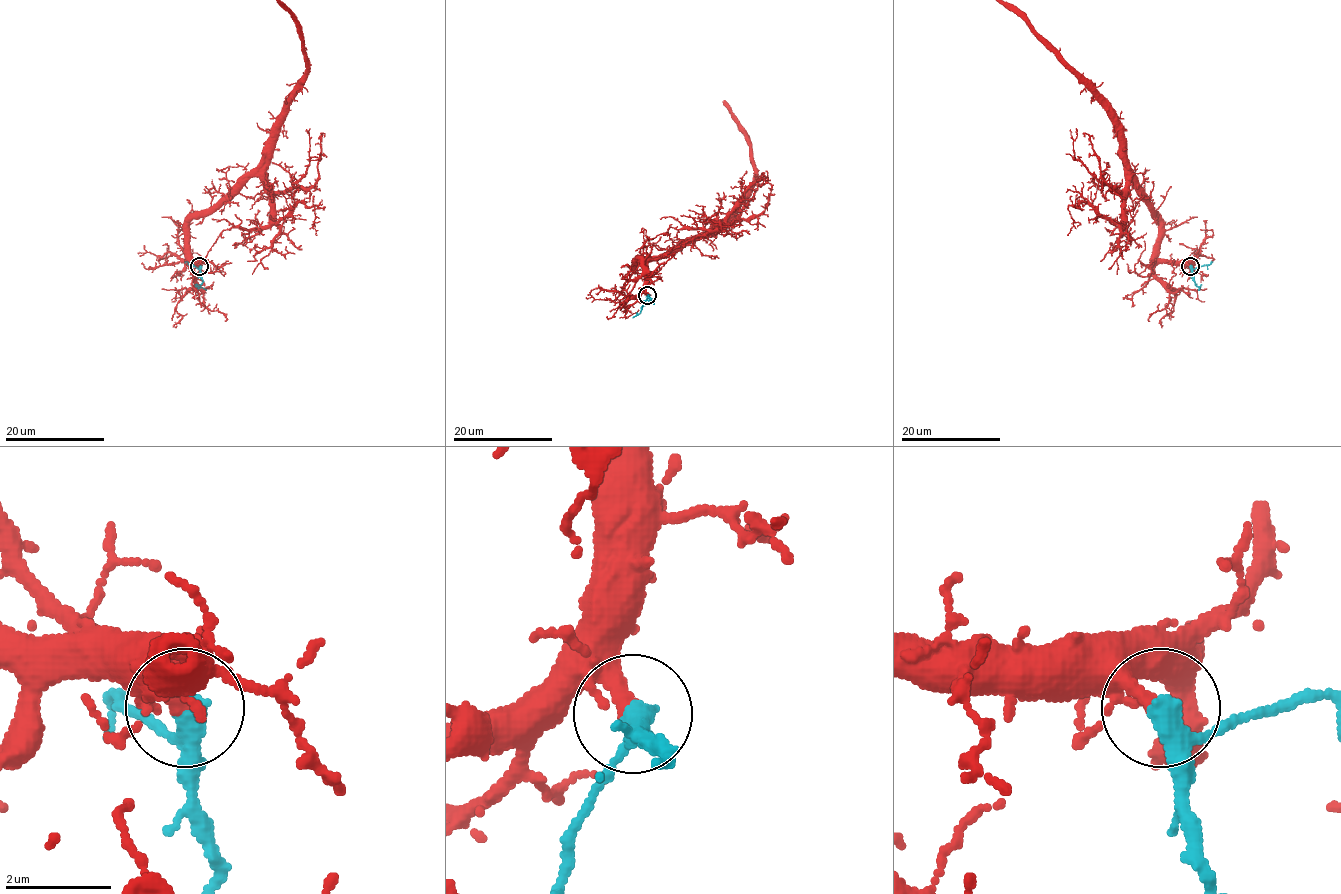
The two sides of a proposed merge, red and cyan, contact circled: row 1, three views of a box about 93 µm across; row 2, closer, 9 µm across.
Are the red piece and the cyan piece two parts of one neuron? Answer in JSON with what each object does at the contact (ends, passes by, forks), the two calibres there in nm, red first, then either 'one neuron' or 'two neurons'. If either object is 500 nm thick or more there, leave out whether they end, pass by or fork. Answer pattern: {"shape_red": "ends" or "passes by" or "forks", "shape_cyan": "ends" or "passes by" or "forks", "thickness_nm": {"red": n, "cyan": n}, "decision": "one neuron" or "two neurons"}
{"shape_red": "ends", "shape_cyan": "passes by", "thickness_nm": {"red": 320, "cyan": 340}, "decision": "one neuron"}

